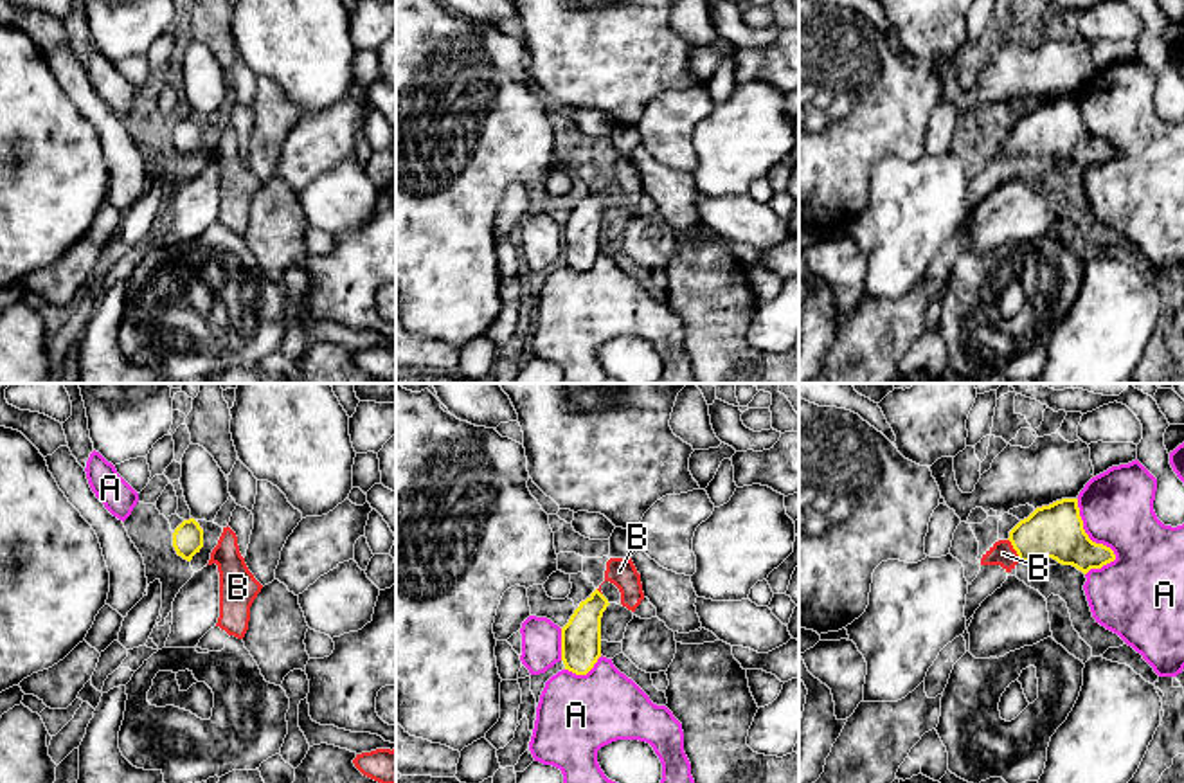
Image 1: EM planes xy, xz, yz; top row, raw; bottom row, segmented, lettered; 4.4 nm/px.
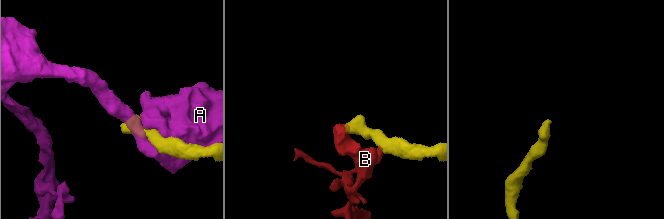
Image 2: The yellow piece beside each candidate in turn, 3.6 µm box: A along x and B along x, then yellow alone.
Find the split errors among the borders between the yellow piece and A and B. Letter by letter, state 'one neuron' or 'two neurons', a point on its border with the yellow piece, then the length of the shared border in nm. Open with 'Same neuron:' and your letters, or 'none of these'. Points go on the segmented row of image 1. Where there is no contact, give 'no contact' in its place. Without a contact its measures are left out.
Same neuron: B
A: two neurons; contact yz (1100, 544); length 340 nm
B: one neuron; contact yz (1013, 548); length 120 nm

